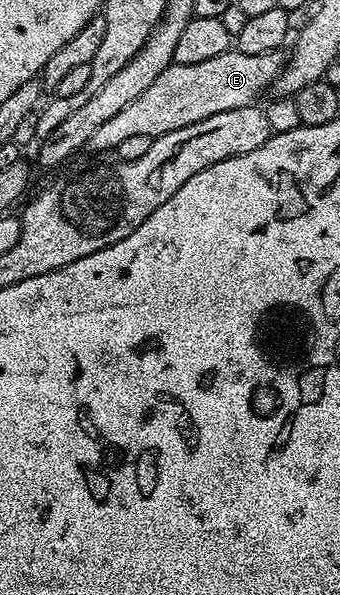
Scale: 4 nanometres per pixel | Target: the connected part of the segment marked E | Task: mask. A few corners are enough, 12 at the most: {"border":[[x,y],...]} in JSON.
{"border":[[284,50],[170,63],[98,129],[88,150],[116,152],[254,106]]}

